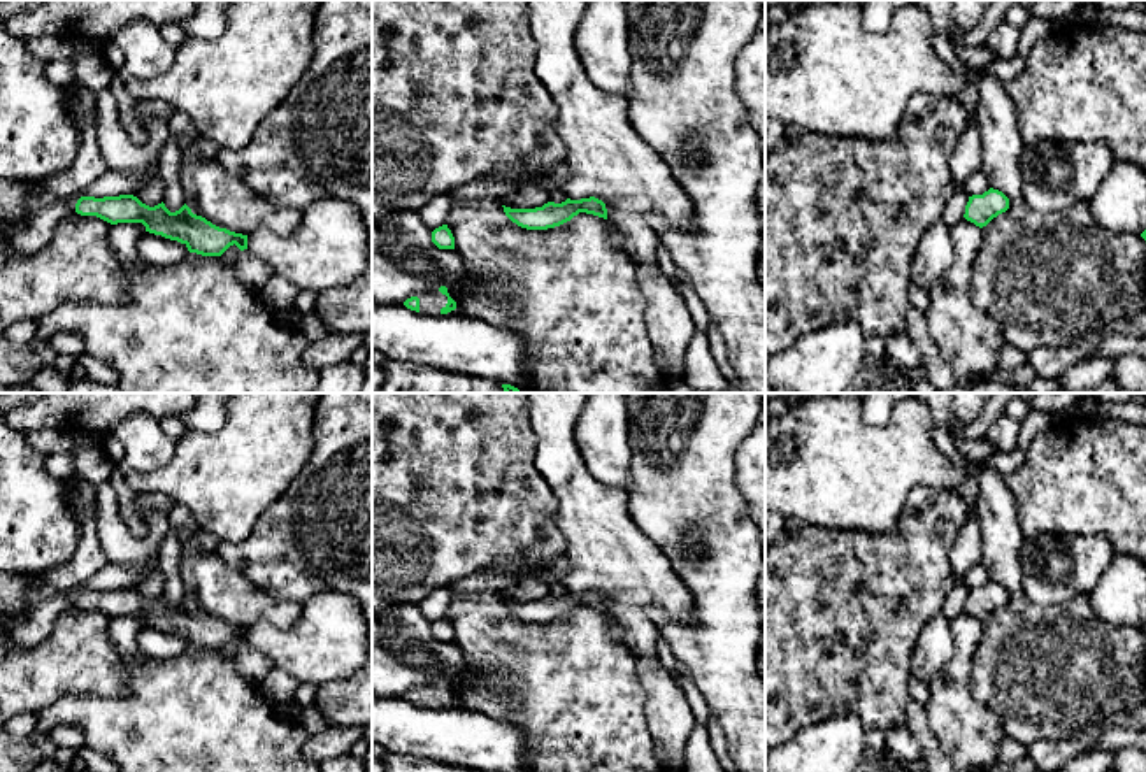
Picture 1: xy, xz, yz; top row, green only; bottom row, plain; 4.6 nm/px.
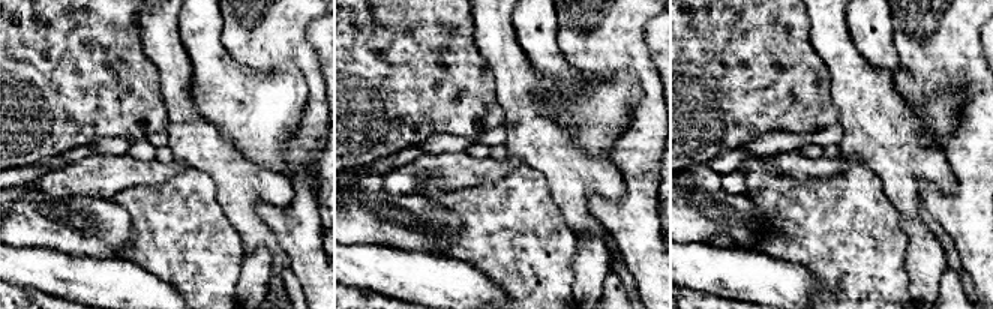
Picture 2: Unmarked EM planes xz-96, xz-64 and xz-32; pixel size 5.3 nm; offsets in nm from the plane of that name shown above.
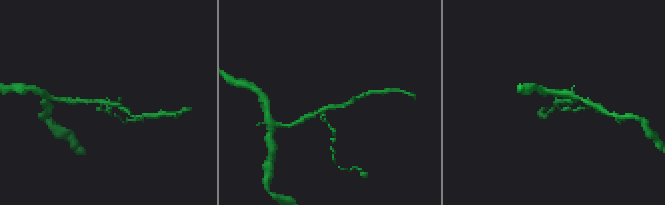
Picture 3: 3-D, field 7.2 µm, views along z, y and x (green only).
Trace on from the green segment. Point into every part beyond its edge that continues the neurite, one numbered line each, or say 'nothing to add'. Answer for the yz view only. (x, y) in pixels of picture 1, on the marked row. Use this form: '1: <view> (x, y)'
nothing to add

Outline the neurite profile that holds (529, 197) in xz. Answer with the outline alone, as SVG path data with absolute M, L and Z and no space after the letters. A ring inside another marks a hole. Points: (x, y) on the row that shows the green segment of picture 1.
M523 186L505 195L500 204L511 209L535 209L549 202L549 193L539 186Z

